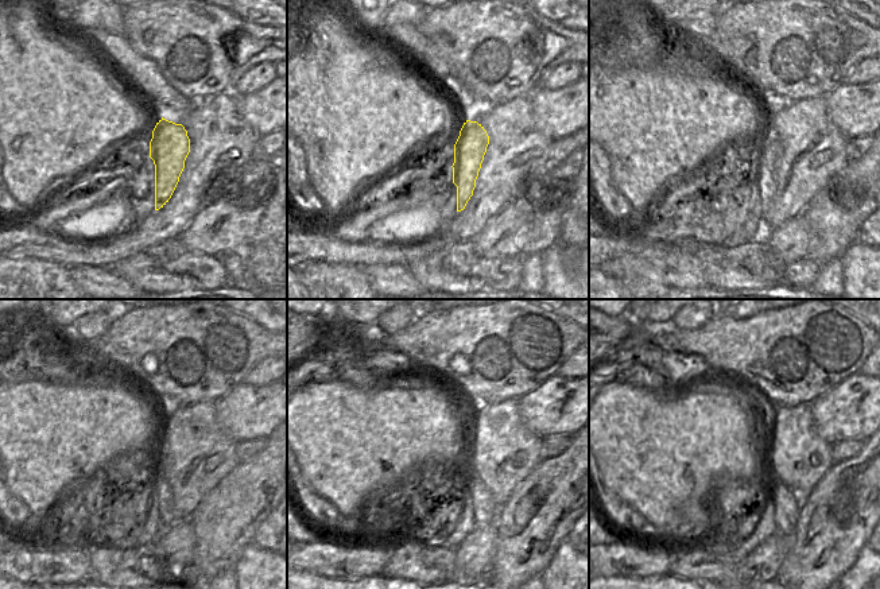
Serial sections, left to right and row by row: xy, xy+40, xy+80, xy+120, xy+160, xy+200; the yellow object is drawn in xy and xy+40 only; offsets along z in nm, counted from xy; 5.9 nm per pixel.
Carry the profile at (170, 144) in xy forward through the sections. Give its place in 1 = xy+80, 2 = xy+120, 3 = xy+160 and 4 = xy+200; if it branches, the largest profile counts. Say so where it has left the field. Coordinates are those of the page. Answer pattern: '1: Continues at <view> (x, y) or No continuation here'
1: Continues at xy+80 (768, 157)
2: Continues at xy+120 (159, 491)
3: Continues at xy+160 (476, 495)
4: Continues at xy+200 (787, 504)

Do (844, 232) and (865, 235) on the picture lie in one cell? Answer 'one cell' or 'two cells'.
two cells

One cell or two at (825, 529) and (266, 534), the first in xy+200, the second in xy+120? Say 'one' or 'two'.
two

